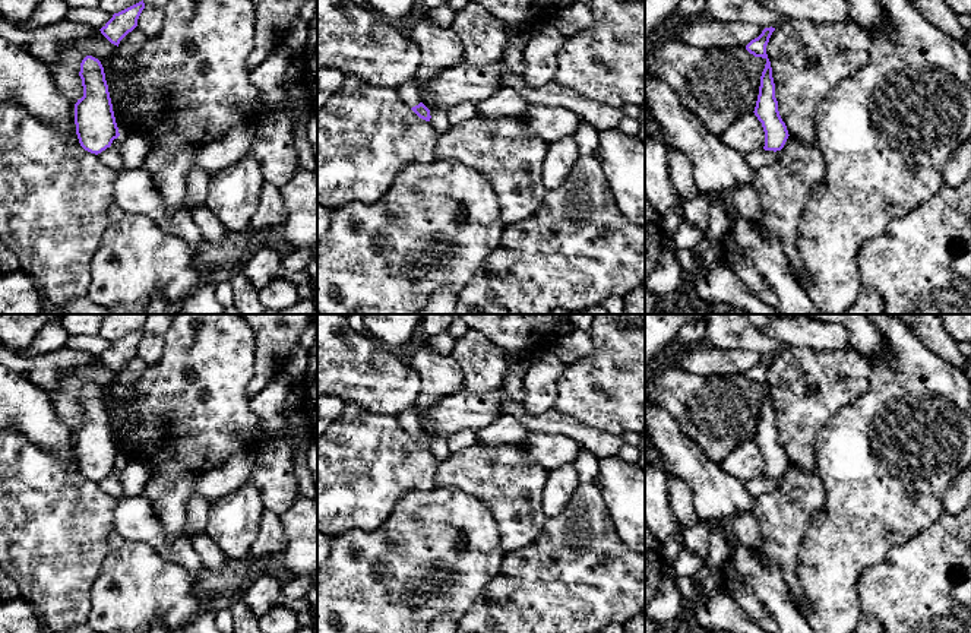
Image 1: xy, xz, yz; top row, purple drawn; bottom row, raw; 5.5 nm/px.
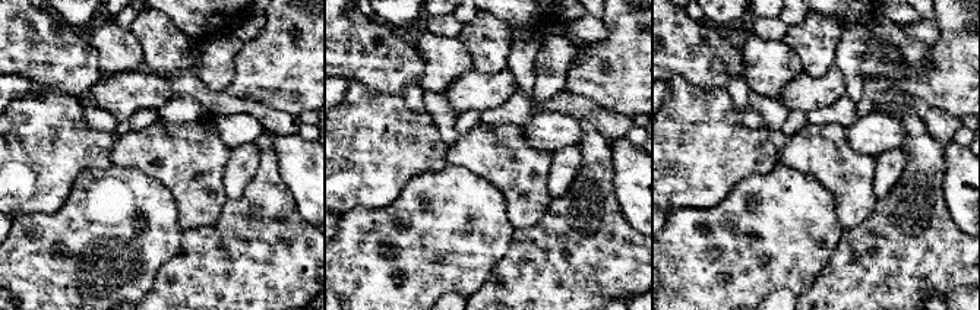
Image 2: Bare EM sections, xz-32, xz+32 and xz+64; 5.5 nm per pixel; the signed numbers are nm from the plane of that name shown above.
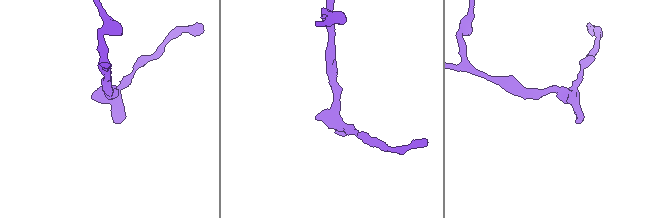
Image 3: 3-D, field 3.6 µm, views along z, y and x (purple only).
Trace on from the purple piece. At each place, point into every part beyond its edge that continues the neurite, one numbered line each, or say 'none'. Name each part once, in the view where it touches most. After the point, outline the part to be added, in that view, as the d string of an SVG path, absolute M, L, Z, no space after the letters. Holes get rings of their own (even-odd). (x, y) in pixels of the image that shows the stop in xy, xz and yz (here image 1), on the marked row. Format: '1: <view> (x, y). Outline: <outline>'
1: xz (408, 91). Outline: M415 79L404 82L399 88L396 88L399 98L408 107L415 107L421 102L420 89Z

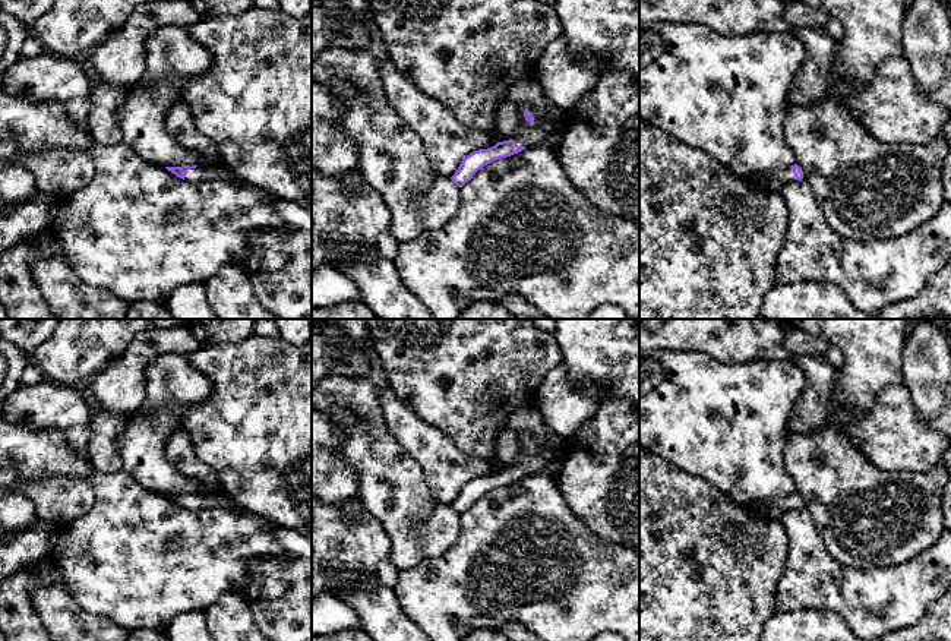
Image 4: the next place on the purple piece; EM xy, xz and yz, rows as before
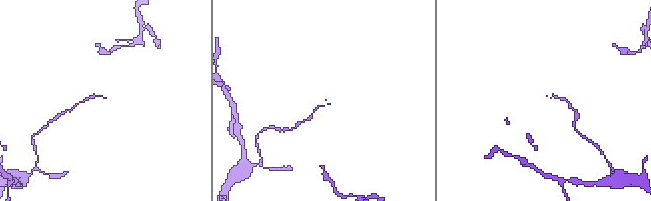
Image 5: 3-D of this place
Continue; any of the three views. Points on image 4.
1: xz (546, 130). Outline: M531 107L521 110L522 126L514 142L518 146L547 146L556 148L560 143L562 132L565 129L565 114L559 113L550 117L546 111L537 111Z

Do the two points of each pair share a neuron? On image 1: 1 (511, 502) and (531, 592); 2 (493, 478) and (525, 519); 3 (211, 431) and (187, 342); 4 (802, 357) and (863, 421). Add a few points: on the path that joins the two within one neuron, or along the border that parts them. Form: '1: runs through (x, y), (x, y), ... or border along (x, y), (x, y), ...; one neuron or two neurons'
1: border along (544, 522), (540, 534), (530, 544), (506, 551); two neurons
2: runs through (503, 489), (515, 500), (516, 509); one neuron
3: runs through (199, 410), (199, 364); one neuron
4: border along (869, 379), (869, 389), (845, 404), (822, 429); two neurons

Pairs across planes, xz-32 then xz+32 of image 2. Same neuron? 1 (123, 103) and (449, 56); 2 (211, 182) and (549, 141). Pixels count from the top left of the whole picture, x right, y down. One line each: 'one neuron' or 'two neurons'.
1: two neurons
2: two neurons

